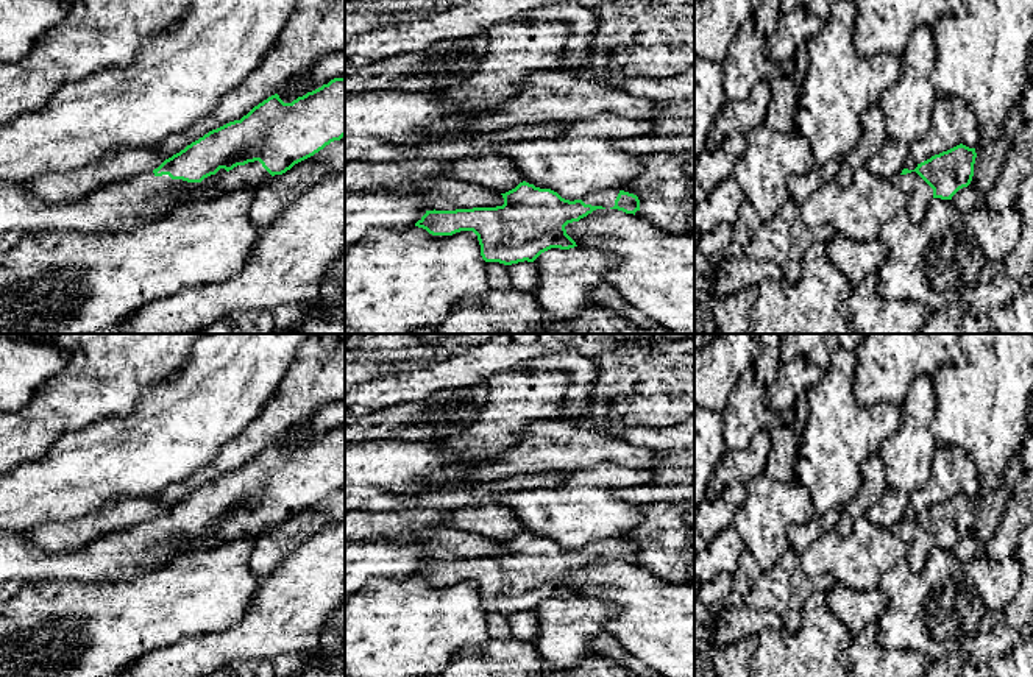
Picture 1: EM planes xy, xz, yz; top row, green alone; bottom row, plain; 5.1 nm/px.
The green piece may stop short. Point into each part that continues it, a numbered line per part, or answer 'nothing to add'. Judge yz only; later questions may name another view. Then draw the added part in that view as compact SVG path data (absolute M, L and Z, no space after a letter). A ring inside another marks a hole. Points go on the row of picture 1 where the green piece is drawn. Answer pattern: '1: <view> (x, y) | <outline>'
1: yz (918, 192) | M916 173L899 175L894 183L907 195L907 212L910 218L919 223L927 211L927 204L933 198L933 189Z

